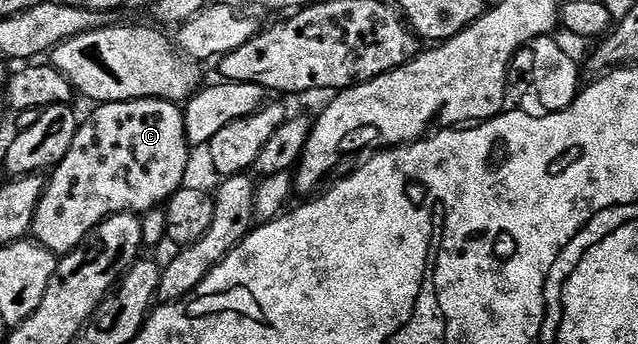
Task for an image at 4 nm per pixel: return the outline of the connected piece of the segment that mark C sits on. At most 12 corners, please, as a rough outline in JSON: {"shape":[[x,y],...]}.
{"shape":[[103,103],[32,238],[58,257],[186,186],[185,113]]}

